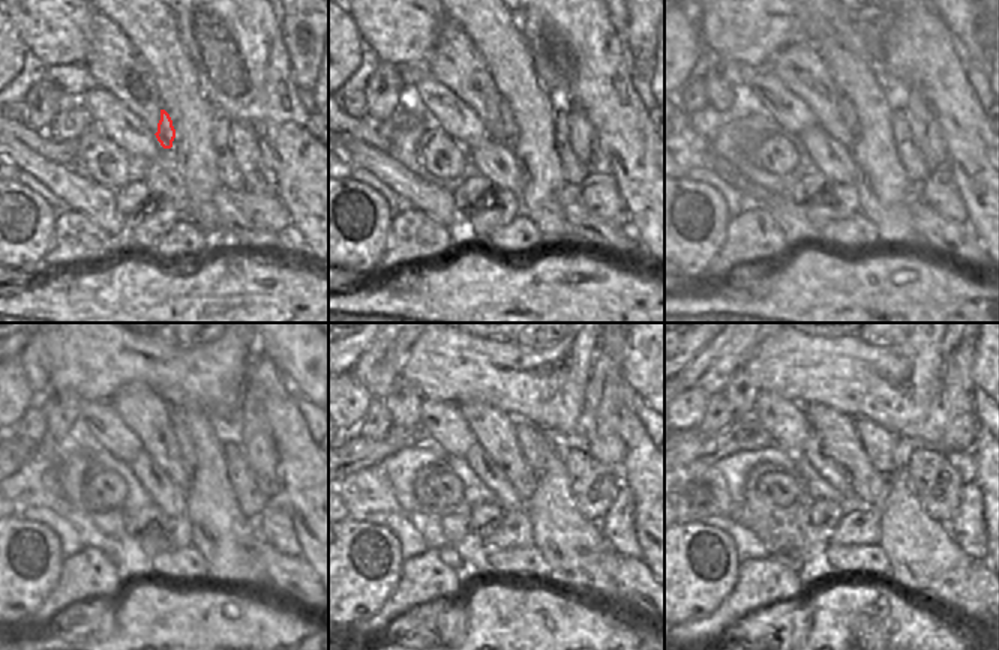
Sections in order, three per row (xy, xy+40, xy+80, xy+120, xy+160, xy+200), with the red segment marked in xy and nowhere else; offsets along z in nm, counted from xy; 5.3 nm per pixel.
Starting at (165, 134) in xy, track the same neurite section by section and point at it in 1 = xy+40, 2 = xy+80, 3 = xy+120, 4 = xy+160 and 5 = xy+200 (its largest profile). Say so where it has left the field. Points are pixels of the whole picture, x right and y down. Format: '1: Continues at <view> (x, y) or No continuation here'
1: Continues at xy+40 (509, 125)
2: Continues at xy+80 (846, 110)
3: Continues at xy+120 (185, 445)
4: Continues at xy+160 (537, 448)
5: Continues at xy+200 (888, 452)

